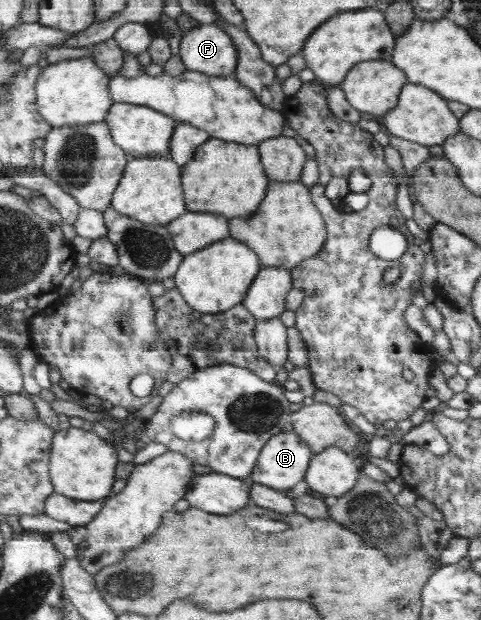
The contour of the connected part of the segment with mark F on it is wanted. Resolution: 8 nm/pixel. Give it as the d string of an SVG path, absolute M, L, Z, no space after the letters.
M200 24L183 39L181 53L187 70L210 76L234 76L239 54L231 34L217 24Z

